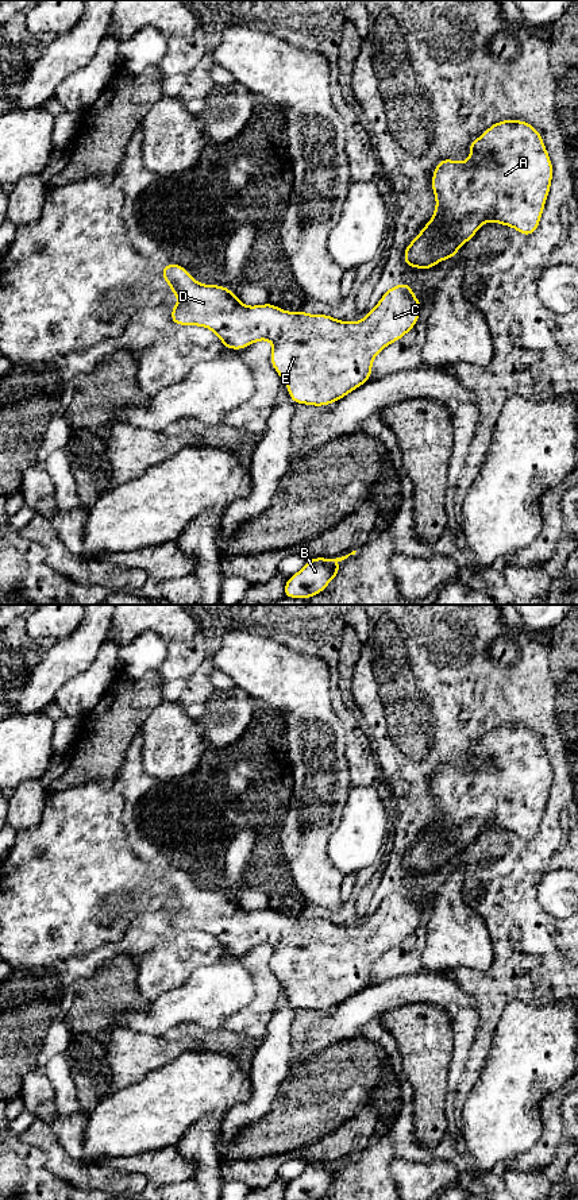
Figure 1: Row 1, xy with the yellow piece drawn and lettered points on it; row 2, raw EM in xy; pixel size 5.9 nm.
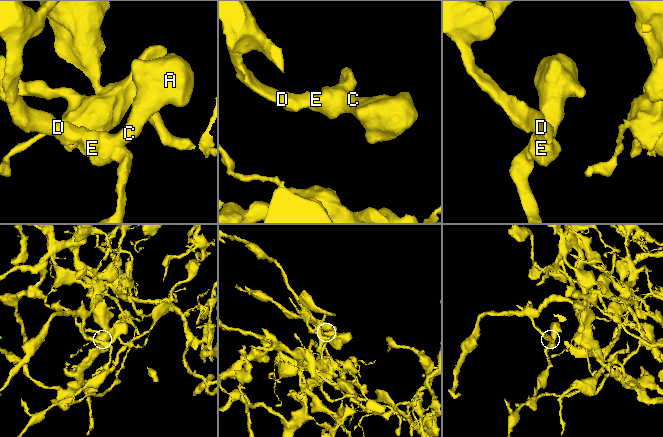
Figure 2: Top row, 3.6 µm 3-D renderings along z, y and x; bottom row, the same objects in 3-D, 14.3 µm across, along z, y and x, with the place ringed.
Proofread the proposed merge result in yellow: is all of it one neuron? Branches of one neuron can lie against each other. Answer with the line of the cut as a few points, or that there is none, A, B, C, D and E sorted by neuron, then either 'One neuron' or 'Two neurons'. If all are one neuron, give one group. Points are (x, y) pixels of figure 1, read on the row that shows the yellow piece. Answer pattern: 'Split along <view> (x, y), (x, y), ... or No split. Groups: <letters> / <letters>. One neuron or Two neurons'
No split. Groups: A B C D E. One neuron

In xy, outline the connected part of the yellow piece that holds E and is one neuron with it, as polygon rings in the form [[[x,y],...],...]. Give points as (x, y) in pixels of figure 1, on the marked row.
[[[176,263],[166,265],[161,275],[174,297],[180,298],[170,315],[176,325],[205,327],[220,337],[223,348],[231,350],[243,350],[255,342],[269,340],[273,344],[273,369],[286,383],[289,397],[296,405],[325,406],[366,383],[371,377],[374,358],[412,331],[421,312],[421,302],[409,283],[390,288],[361,321],[348,323],[328,315],[285,312],[270,302],[246,306],[232,290],[221,285],[203,285]]]

